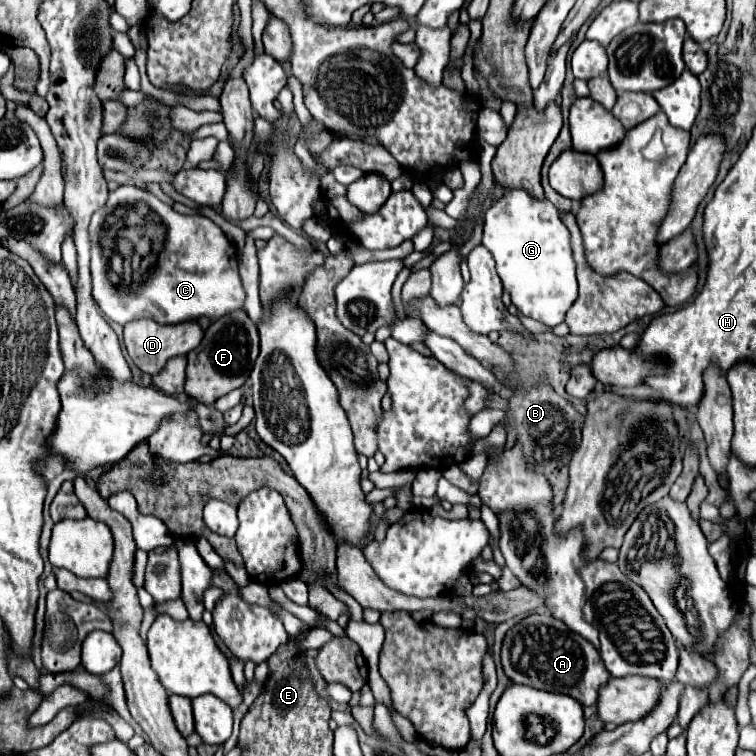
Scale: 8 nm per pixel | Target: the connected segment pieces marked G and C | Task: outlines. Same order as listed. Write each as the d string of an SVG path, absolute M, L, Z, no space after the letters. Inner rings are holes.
M505 192L485 214L483 226L483 246L493 254L497 264L497 274L503 282L503 288L511 294L511 302L529 318L535 318L547 326L557 326L565 320L567 310L577 298L577 280L575 280L575 260L571 250L571 236L563 224L557 208L549 200L535 200L527 192Z
M119 186L117 190L109 192L107 204L99 208L99 212L95 212L95 216L91 218L89 232L91 232L93 298L101 308L101 312L109 320L121 326L139 318L155 318L155 322L159 324L179 324L185 320L197 320L199 316L209 316L211 320L217 320L227 312L243 308L245 292L237 272L235 250L227 240L225 232L215 222L211 222L201 214L179 214L169 204L161 202L157 196L141 188ZM131 284L139 284L139 286L131 290Z

